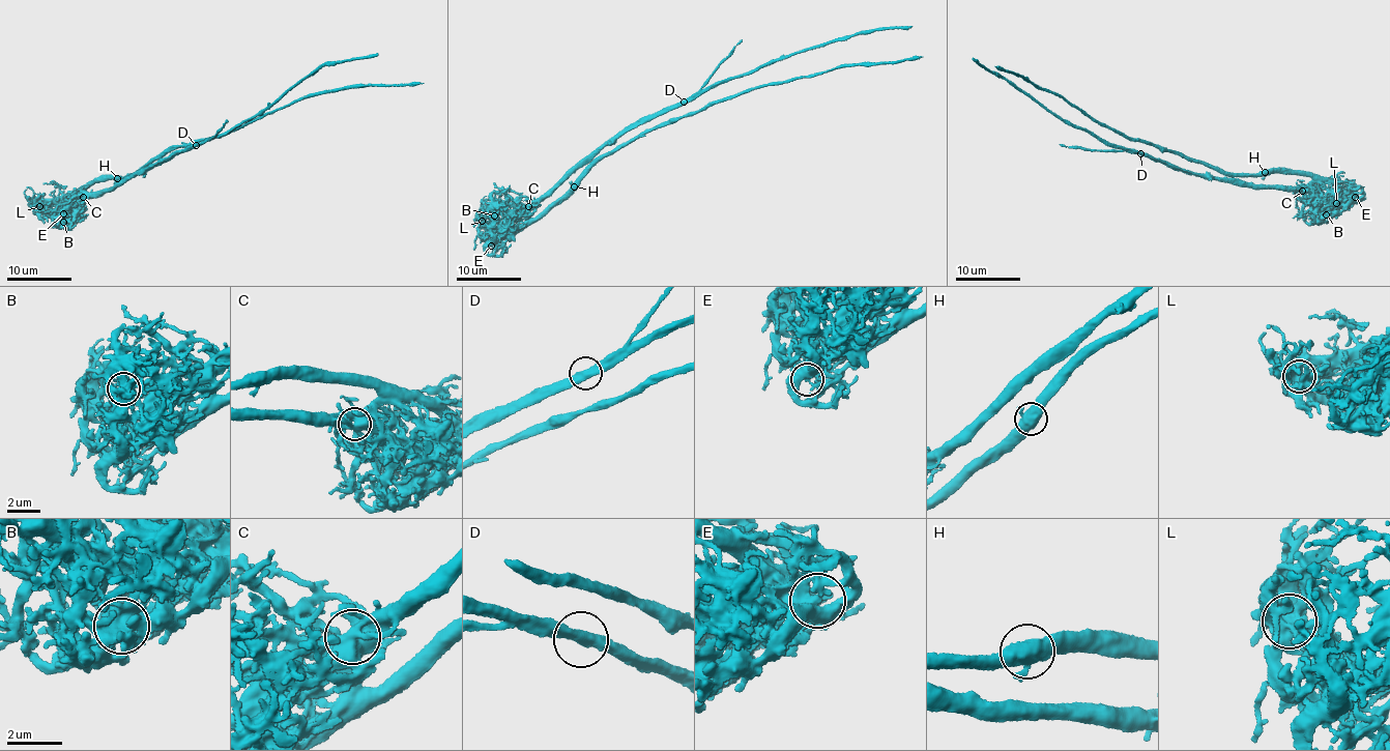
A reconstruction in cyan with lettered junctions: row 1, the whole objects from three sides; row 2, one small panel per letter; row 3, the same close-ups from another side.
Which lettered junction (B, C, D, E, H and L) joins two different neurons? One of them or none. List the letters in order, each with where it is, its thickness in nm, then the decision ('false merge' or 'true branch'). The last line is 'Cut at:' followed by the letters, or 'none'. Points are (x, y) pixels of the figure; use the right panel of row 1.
B: at (1326, 214); 500 nm thick; false merge
C: at (1302, 191); 550 nm thick; true branch
D: at (1140, 153); 420 nm thick; true branch
E: at (1355, 197); 550 nm thick; true branch
H: at (1265, 172); 700 nm thick; true branch
L: at (1336, 203); 550 nm thick; true branch
Cut at: B

